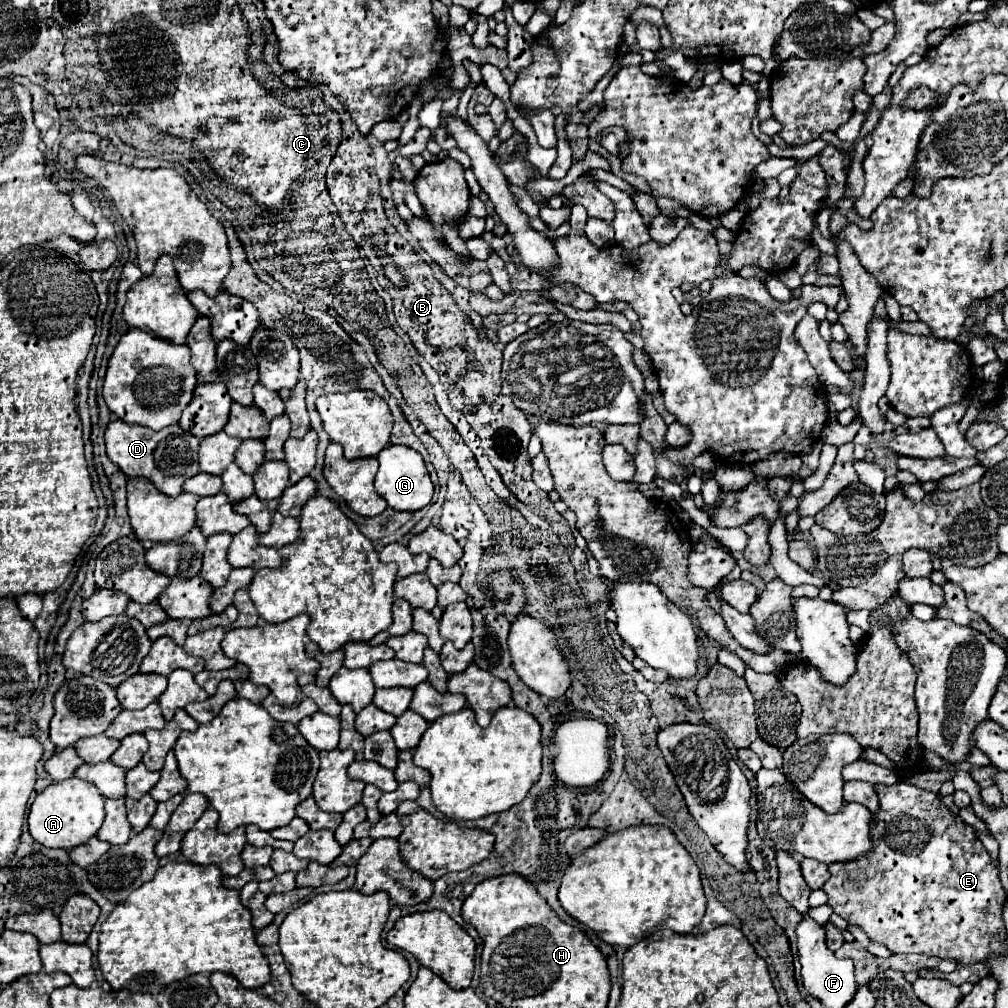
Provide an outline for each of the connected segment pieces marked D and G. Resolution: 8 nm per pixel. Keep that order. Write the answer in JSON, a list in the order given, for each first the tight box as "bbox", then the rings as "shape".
[{"bbox":[104,420,200,496],"shape":[[[114,420],[108,424],[104,432],[106,440],[106,454],[108,458],[128,476],[128,478],[148,478],[162,494],[178,496],[182,494],[182,484],[200,472],[198,466],[198,448],[200,440],[190,432],[182,430],[178,424],[168,426],[160,432],[150,428],[142,428],[138,424],[126,424],[122,420]]]},{"bbox":[374,446,434,512],"shape":[[[386,446],[378,454],[378,462],[380,462],[380,468],[378,468],[374,486],[376,486],[376,492],[388,502],[390,508],[402,510],[402,512],[416,512],[426,504],[430,504],[434,486],[430,482],[424,460],[416,450],[408,446]]]}]

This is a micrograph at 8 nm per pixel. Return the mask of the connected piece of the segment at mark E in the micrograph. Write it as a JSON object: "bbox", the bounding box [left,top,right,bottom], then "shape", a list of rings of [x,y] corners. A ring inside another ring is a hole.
{"bbox":[824,782,1006,964],"shape":[[[908,782],[874,786],[880,810],[872,816],[872,850],[858,860],[834,862],[828,866],[830,880],[824,884],[828,904],[846,922],[860,926],[872,942],[882,942],[892,954],[928,954],[952,958],[960,964],[976,964],[988,958],[992,936],[1004,936],[1002,910],[1006,894],[1000,884],[998,868],[972,826],[954,816],[938,794],[920,790]]]}

